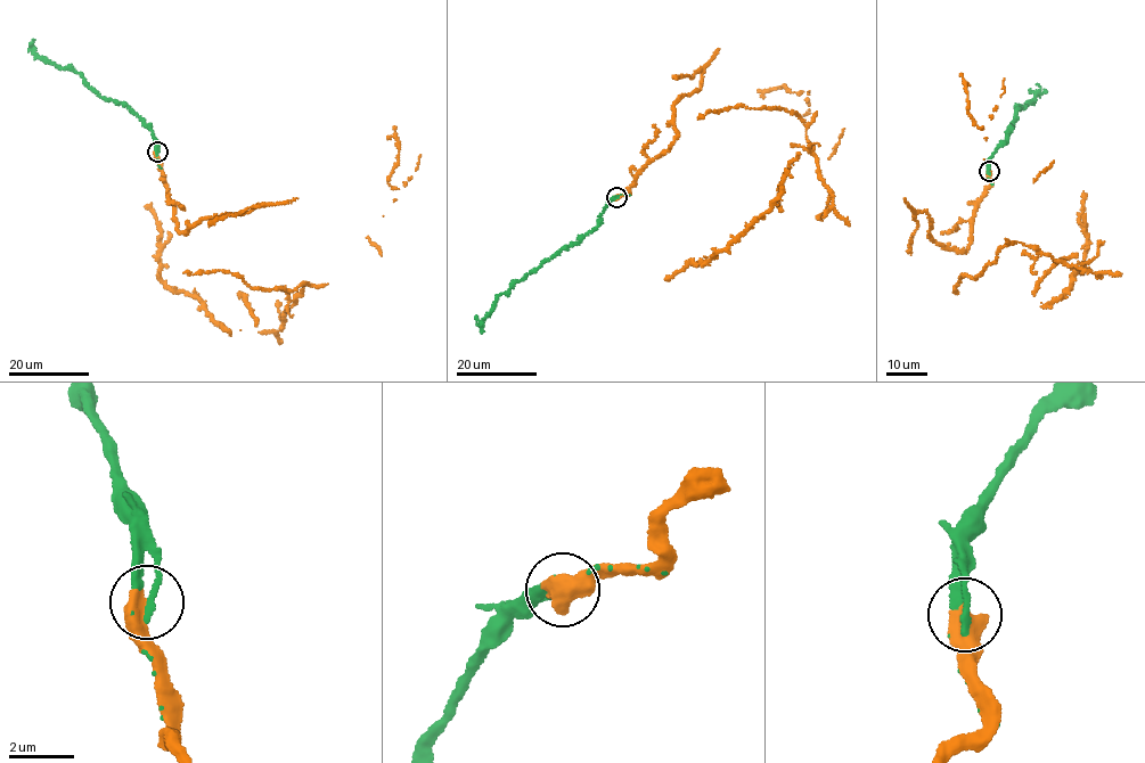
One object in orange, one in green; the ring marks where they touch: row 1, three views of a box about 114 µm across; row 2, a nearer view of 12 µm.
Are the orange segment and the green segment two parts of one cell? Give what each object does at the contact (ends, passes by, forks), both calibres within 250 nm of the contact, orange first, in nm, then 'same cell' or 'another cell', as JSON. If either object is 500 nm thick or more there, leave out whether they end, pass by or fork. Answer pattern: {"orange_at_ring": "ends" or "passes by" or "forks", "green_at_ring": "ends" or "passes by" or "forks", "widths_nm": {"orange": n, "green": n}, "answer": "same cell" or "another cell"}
{"widths_nm": {"orange": 650, "green": 240}, "answer": "same cell"}

